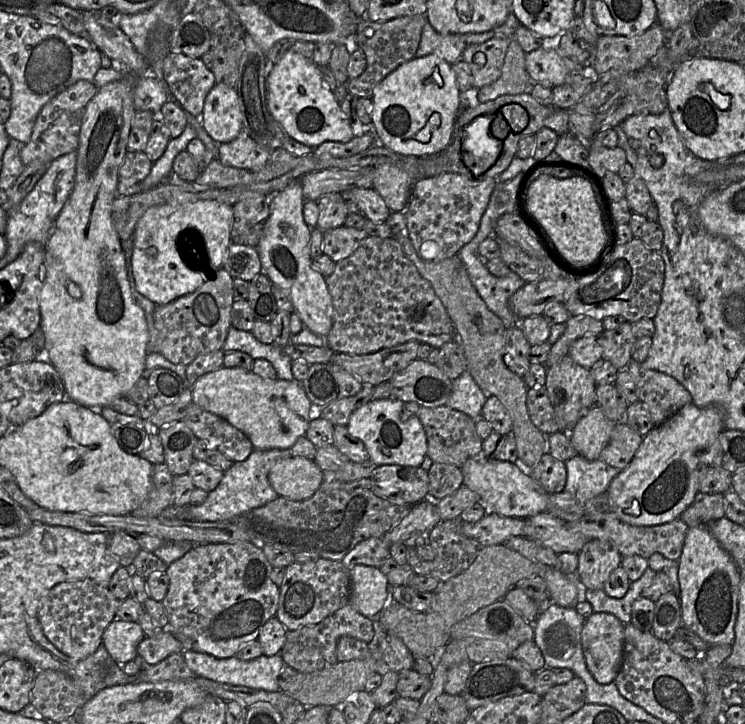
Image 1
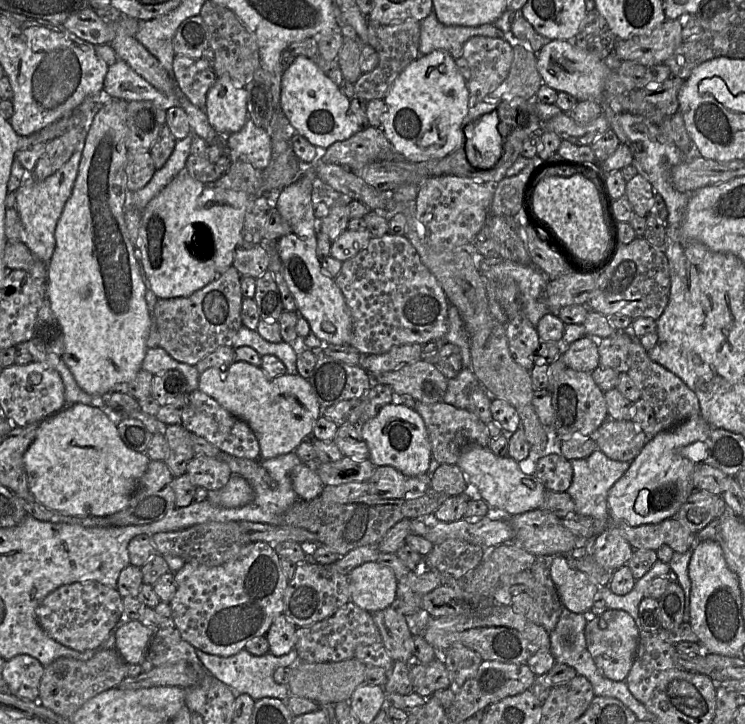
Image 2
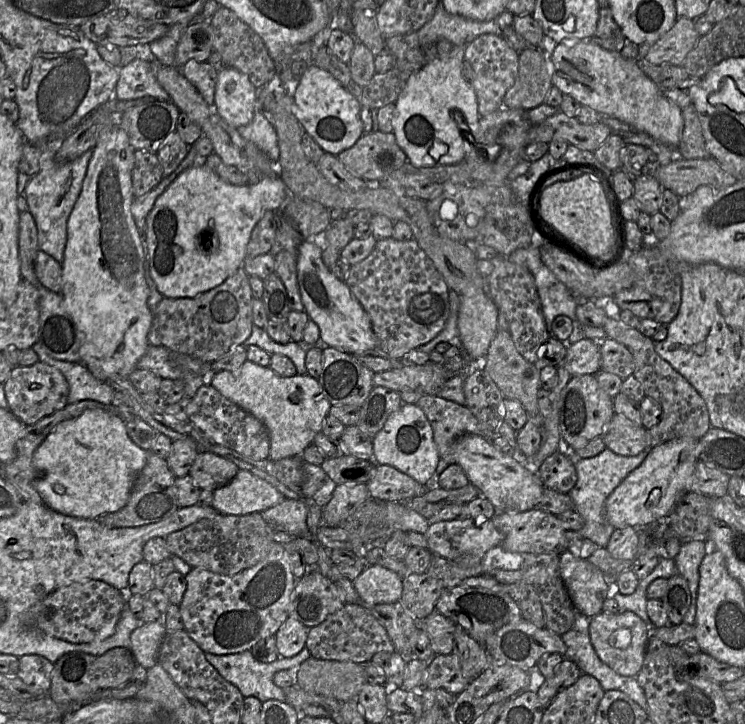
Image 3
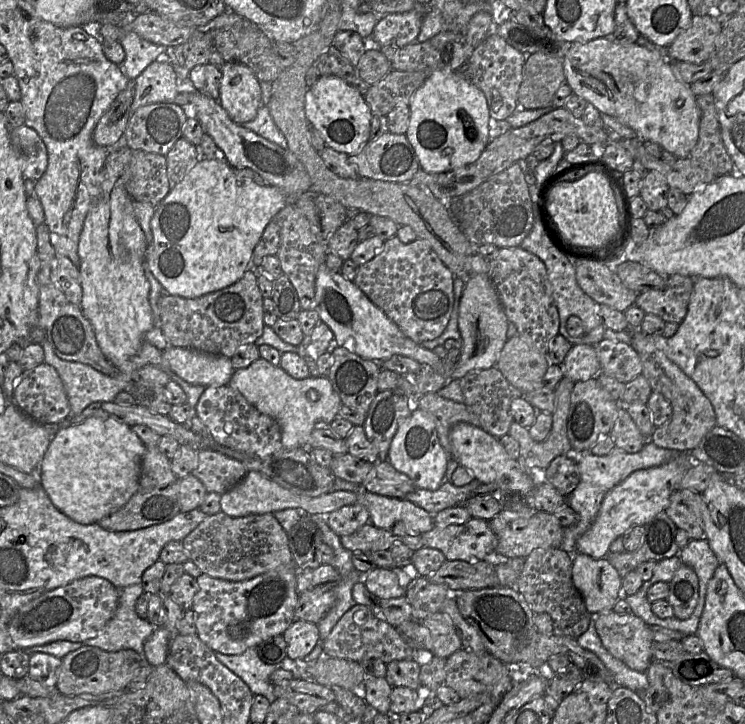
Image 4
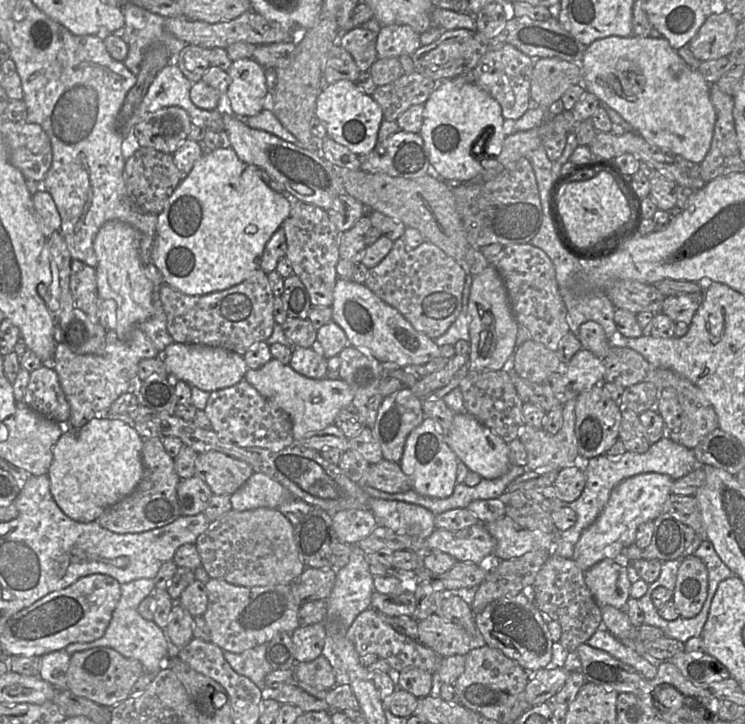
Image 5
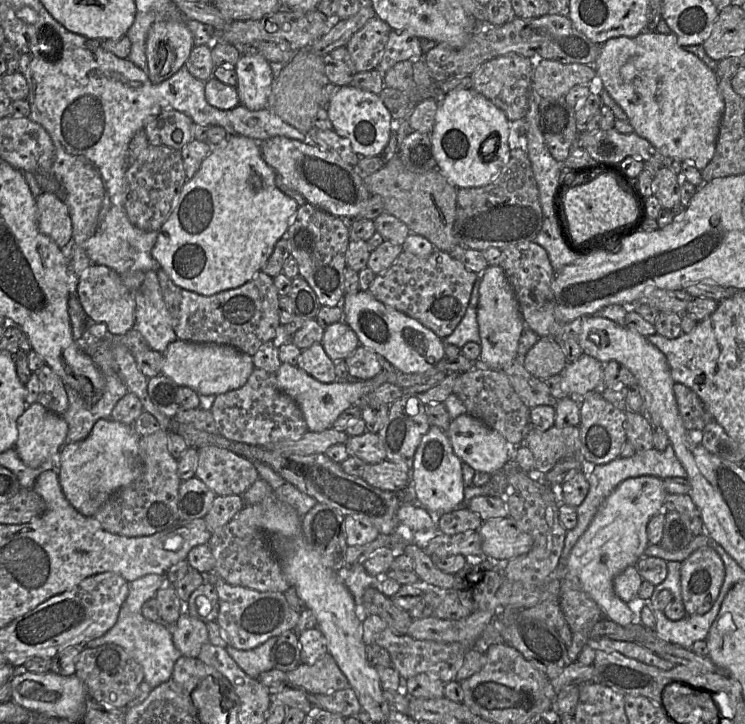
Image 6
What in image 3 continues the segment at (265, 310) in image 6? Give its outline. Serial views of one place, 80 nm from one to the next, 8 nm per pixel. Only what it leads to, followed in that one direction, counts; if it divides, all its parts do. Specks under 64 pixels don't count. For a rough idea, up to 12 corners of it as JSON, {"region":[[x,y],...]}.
{"region":[[241,267],[195,297],[162,297],[161,345],[211,363],[251,335]]}

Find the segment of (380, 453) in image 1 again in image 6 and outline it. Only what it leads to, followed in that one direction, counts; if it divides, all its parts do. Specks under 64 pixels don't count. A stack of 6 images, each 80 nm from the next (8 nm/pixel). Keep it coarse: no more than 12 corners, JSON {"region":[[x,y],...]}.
{"region":[[432,425],[410,472],[416,502],[434,514],[460,508],[462,461]]}

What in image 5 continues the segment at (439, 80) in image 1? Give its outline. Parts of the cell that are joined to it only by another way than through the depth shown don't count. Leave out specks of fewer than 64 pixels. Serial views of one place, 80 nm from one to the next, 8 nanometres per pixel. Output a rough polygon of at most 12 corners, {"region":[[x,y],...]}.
{"region":[[437,82],[419,135],[444,181],[484,170],[481,141],[501,129],[499,103],[473,83]]}

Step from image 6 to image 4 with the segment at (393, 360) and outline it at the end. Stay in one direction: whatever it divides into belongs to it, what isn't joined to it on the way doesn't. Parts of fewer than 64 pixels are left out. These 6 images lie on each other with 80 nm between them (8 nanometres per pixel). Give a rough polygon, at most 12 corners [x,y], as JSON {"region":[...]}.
{"region":[[326,263],[315,310],[336,346],[365,360],[395,355],[433,371],[443,360],[407,337]]}

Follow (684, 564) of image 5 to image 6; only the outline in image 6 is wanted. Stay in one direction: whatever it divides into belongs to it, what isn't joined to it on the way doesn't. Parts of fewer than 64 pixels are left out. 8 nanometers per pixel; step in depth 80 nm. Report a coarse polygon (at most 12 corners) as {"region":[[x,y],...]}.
{"region":[[709,545],[681,563],[687,615],[714,605],[725,568]]}

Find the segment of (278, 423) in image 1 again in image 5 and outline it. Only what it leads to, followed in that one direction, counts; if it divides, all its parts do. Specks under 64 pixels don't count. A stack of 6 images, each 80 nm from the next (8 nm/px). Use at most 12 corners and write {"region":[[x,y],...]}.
{"region":[[275,359],[244,380],[289,416],[295,441],[351,405],[340,379]]}

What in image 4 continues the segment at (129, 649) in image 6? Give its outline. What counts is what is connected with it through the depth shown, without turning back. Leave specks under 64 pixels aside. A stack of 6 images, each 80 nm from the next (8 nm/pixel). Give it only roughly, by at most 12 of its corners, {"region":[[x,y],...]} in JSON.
{"region":[[143,583],[119,589],[118,608],[98,637],[80,644],[144,656],[155,627],[135,611]]}

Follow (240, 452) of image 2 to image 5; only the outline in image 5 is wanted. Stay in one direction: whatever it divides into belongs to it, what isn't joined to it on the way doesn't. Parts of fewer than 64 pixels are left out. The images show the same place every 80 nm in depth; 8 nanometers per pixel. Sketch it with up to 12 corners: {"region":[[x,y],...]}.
{"region":[[244,378],[210,392],[217,436],[278,452],[295,442],[289,416]]}

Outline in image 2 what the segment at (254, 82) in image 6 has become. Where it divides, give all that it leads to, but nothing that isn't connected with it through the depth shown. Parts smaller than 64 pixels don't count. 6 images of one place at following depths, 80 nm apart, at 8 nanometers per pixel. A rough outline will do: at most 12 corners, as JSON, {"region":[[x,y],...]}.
{"region":[[216,77],[204,110],[219,136],[248,121],[246,91]]}

